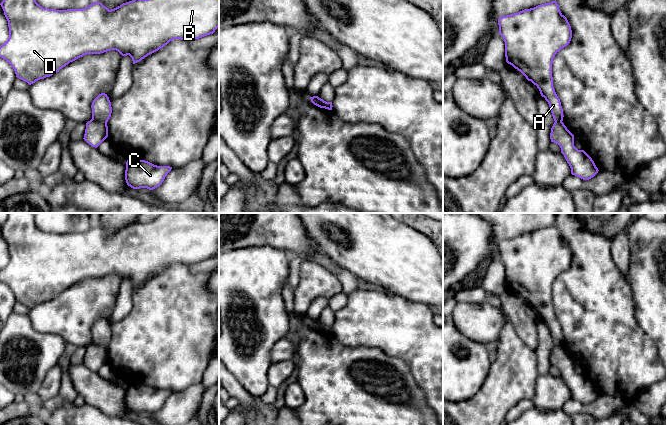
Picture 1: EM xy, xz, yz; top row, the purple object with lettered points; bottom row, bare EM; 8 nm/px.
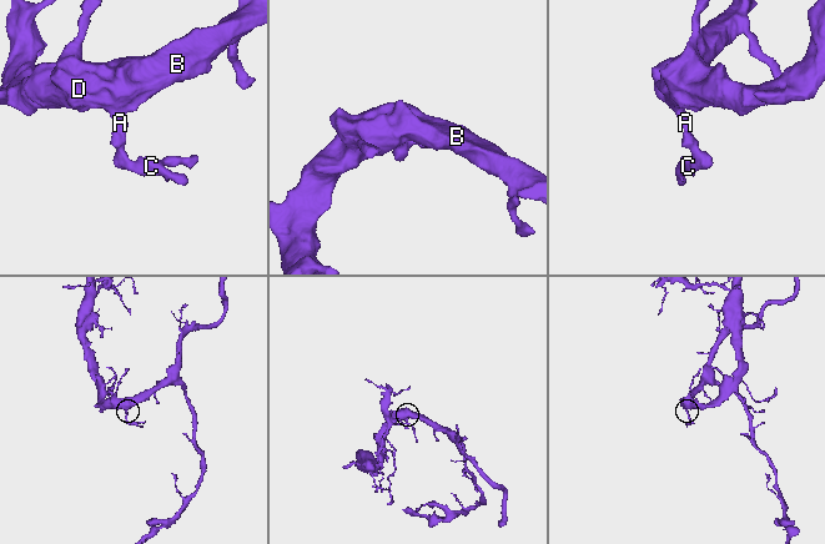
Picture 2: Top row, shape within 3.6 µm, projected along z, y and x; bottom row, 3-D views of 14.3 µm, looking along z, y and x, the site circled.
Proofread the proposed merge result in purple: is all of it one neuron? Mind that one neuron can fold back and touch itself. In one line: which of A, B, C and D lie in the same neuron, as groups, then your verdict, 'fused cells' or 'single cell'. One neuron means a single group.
groups A B D / C; fused cells

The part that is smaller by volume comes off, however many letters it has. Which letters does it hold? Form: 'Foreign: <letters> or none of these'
Foreign: C

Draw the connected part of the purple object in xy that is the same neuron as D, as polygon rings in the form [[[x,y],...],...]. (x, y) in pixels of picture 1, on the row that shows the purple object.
[[[3,0],[0,5],[4,11],[9,27],[9,38],[0,46],[0,57],[5,59],[12,66],[17,78],[27,82],[29,85],[40,79],[52,76],[70,62],[73,62],[86,54],[101,54],[110,50],[116,50],[122,56],[129,55],[132,58],[133,64],[135,64],[148,55],[163,48],[174,39],[192,41],[213,34],[219,27],[219,0],[132,0],[111,10],[105,7],[101,2],[92,2],[87,8],[67,10],[43,8],[36,0]]]

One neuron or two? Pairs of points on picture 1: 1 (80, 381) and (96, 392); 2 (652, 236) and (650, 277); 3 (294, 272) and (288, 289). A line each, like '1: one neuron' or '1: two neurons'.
1: one neuron
2: one neuron
3: one neuron

